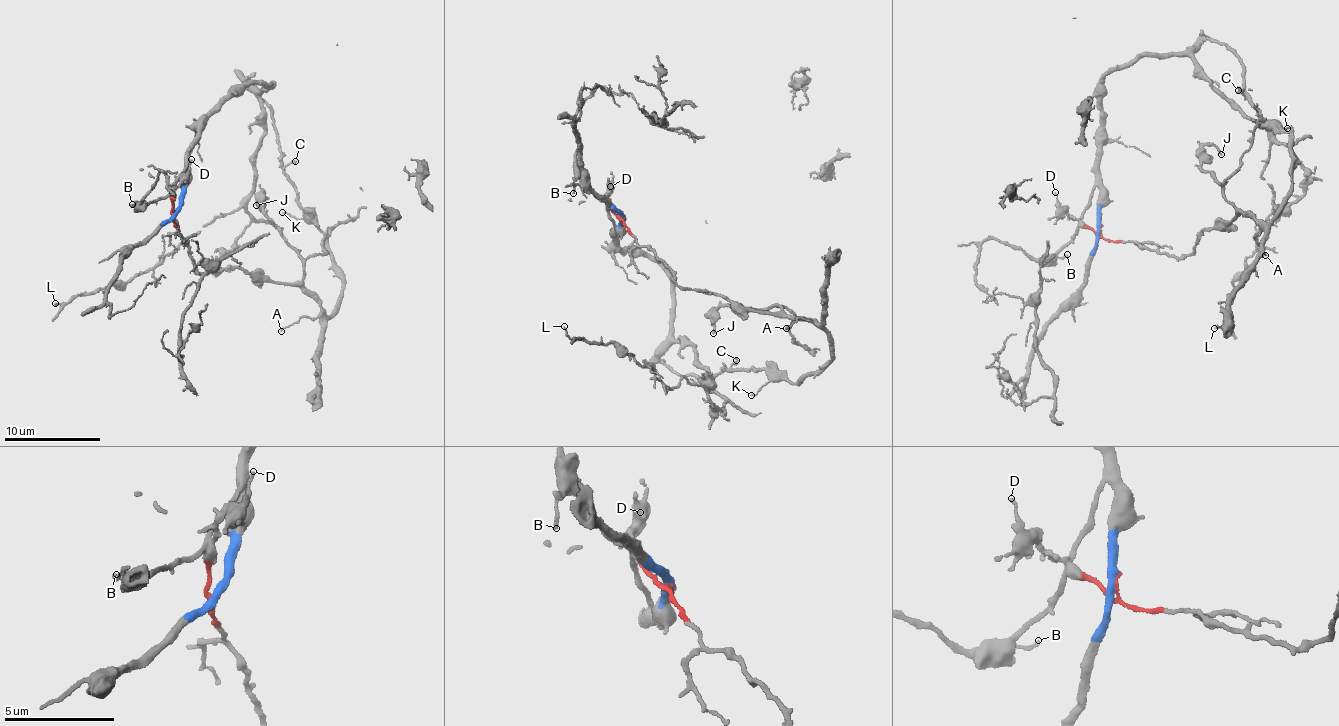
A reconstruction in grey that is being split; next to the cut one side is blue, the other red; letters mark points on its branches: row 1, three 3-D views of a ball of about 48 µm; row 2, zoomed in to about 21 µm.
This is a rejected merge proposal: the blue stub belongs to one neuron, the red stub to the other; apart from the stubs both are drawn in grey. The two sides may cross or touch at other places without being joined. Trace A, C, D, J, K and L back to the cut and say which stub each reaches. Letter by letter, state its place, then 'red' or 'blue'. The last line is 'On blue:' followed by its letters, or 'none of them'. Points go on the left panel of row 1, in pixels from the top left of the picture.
A: at (281, 331); red
C: at (295, 161); red
D: at (191, 159); red
J: at (256, 205); red
K: at (282, 212); red
L: at (55, 303); blue
On blue: L

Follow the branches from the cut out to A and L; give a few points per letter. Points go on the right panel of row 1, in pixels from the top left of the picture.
A: (1100, 231), (1174, 257), (1191, 254), (1206, 228), (1241, 211), (1257, 223), (1266, 255)
L: (1100, 231), (1104, 76), (1134, 58), (1191, 57), (1270, 143), (1268, 224), (1214, 328)

